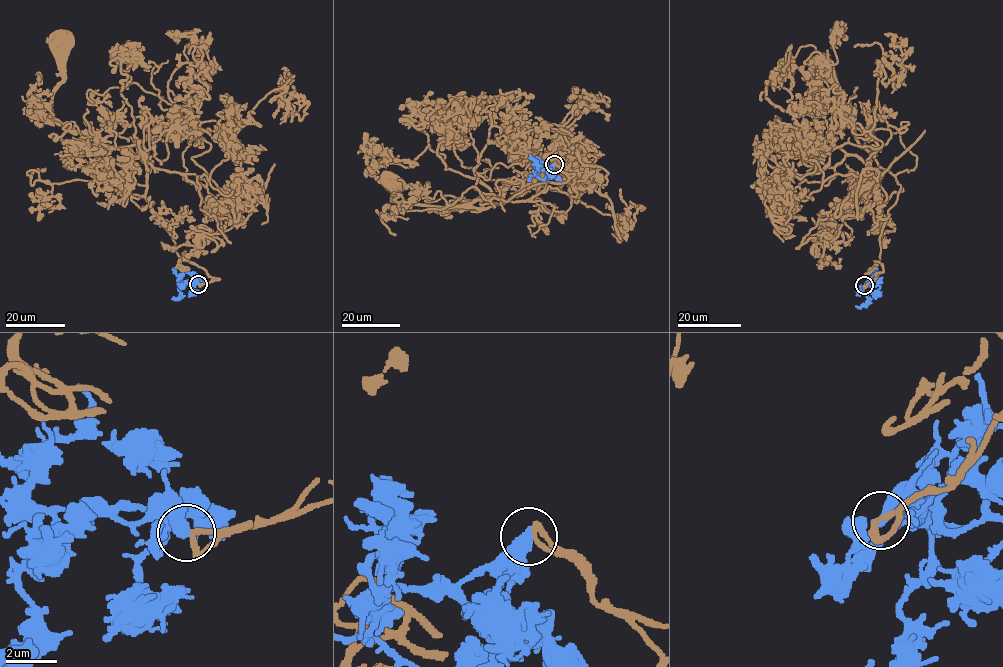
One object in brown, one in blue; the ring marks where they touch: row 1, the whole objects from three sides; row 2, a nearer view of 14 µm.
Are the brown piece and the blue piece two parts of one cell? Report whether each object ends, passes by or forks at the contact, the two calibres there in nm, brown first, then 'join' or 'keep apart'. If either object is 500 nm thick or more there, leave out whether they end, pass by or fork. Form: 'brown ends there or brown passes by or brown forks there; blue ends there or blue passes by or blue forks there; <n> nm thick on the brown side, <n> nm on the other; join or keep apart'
brown passes by; blue ends there; 200 nm thick on the brown side, 480 nm on the other; join

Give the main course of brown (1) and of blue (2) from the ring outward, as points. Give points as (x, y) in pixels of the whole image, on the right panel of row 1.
1: (864, 285), (883, 271), (880, 238), (886, 219), (872, 191), (873, 155), (857, 141), (834, 69), (824, 65)
2: (864, 286), (870, 286), (867, 302), (855, 306)

